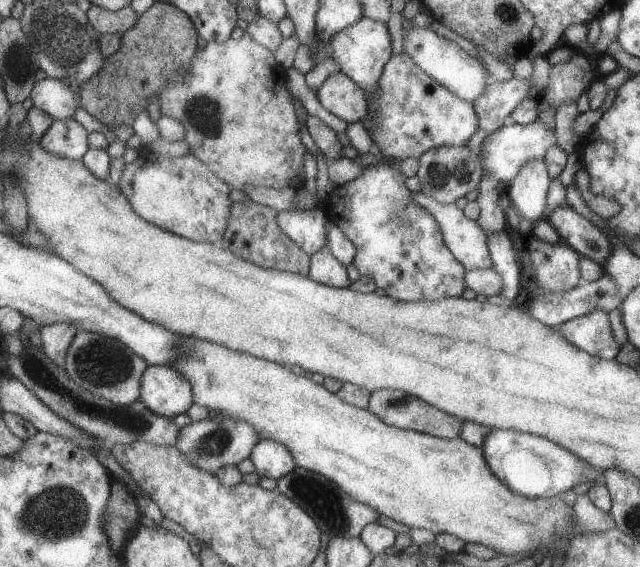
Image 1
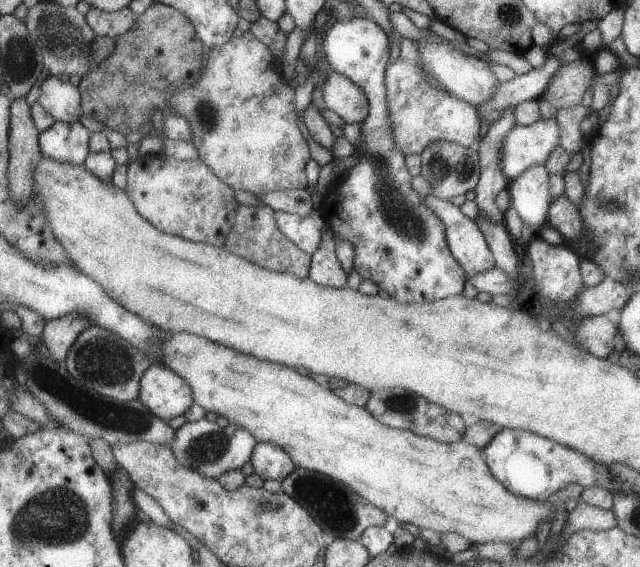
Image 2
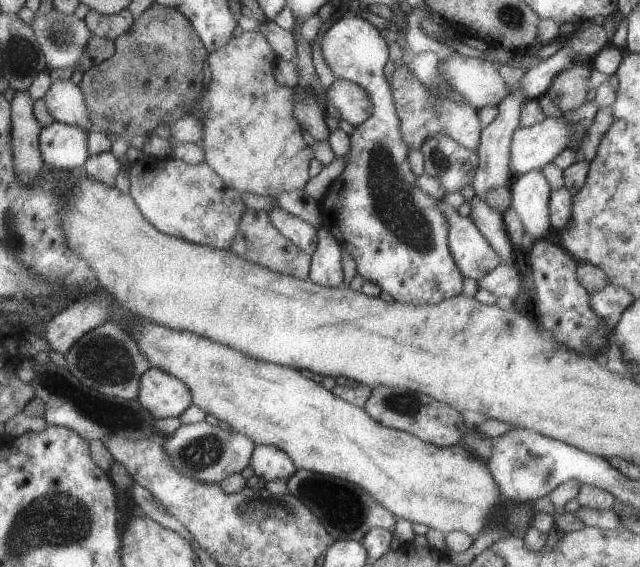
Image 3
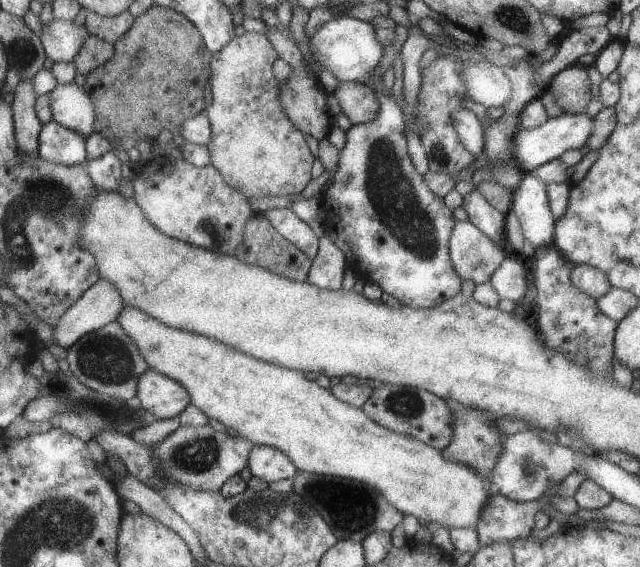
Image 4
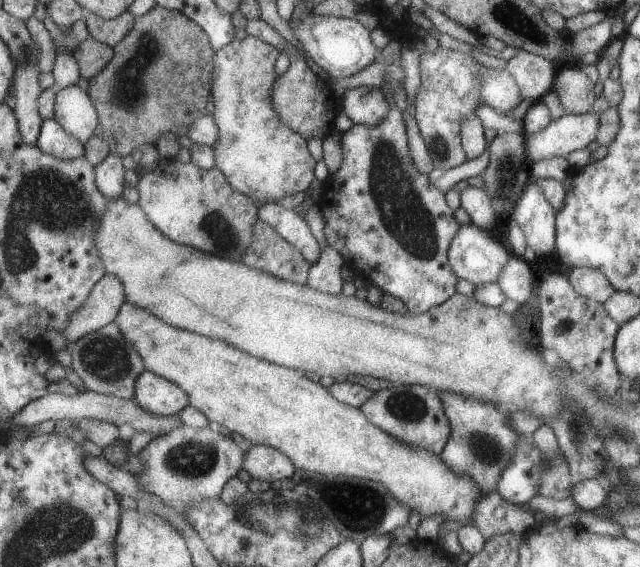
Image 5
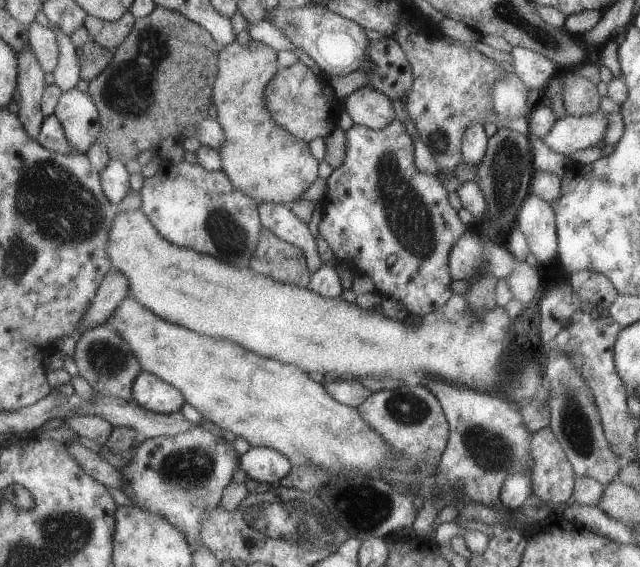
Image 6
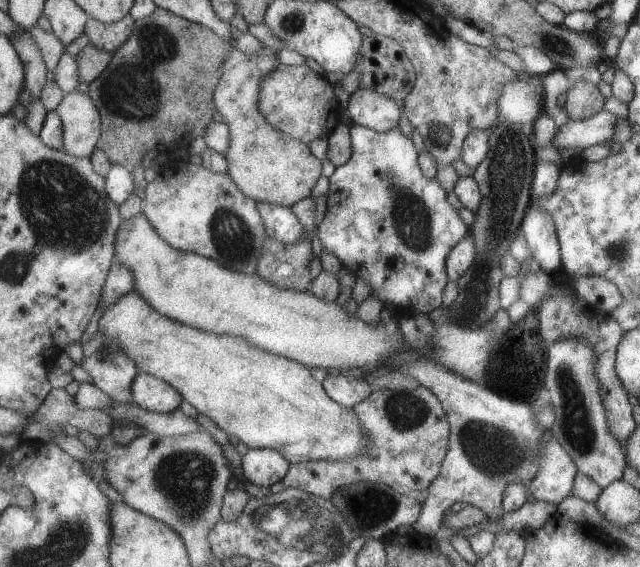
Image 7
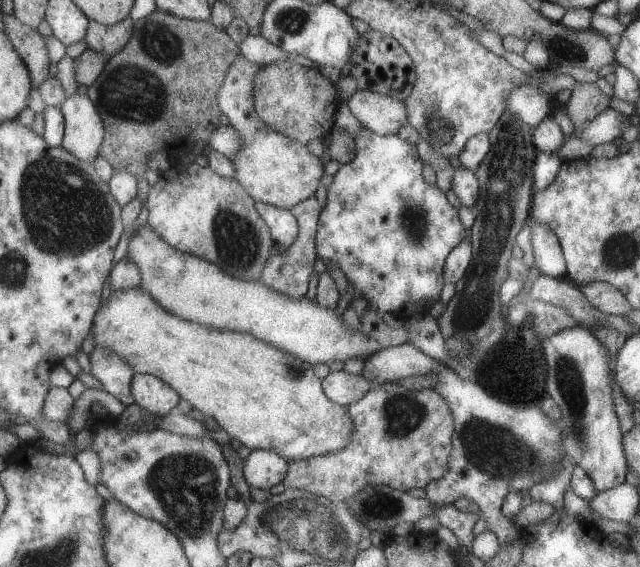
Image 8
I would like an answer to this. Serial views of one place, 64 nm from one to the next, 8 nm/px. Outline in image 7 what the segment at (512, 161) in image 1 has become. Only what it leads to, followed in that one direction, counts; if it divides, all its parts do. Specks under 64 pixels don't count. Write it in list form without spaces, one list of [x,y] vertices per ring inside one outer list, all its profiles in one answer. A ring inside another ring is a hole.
[[[606,110],[579,121],[570,119],[565,126],[559,127],[554,136],[554,146],[578,153],[592,145],[612,143],[616,120],[618,117]]]

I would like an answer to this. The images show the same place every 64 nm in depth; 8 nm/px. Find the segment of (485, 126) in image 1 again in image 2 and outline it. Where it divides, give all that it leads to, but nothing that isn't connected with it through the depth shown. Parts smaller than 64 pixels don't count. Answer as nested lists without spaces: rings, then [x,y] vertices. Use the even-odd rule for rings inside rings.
[[[550,55],[542,66],[533,68],[528,73],[518,75],[510,82],[499,82],[496,92],[490,100],[484,101],[476,107],[480,116],[487,121],[482,122],[490,126],[508,107],[515,107],[524,101],[542,98],[552,77],[560,70],[562,61],[555,55]]]

